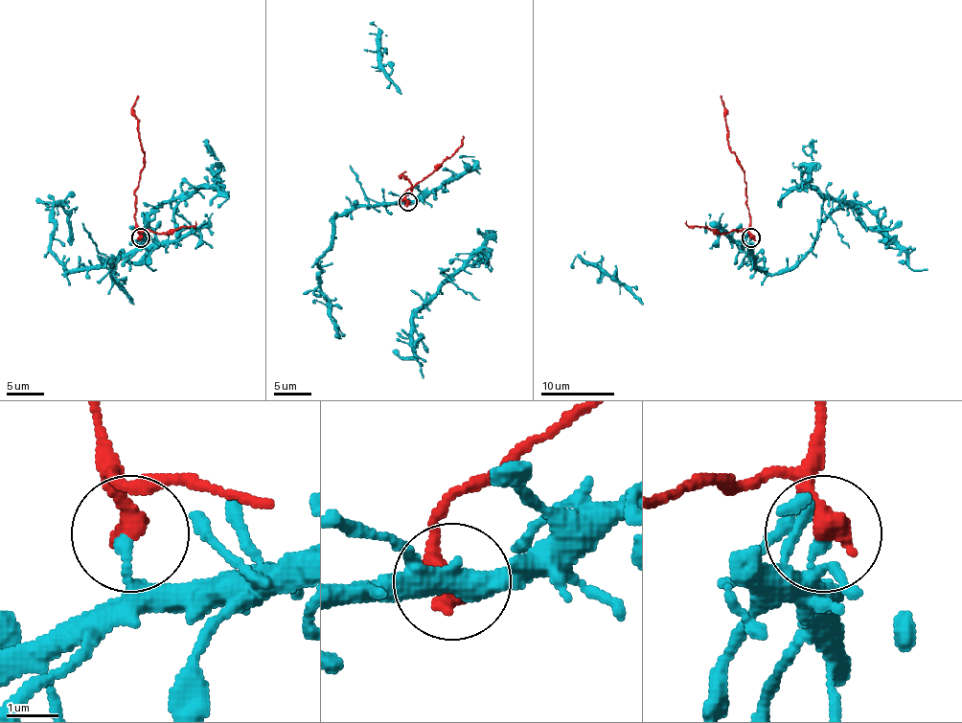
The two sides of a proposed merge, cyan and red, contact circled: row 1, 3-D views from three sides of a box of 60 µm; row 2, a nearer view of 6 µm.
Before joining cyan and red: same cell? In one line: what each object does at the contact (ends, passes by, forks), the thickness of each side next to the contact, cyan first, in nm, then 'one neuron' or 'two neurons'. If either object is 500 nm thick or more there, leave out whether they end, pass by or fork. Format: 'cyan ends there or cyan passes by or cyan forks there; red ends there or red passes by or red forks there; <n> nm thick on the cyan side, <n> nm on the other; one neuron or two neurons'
cyan ends there; red ends there; 200 nm thick on the cyan side, 460 nm on the other; two neurons

